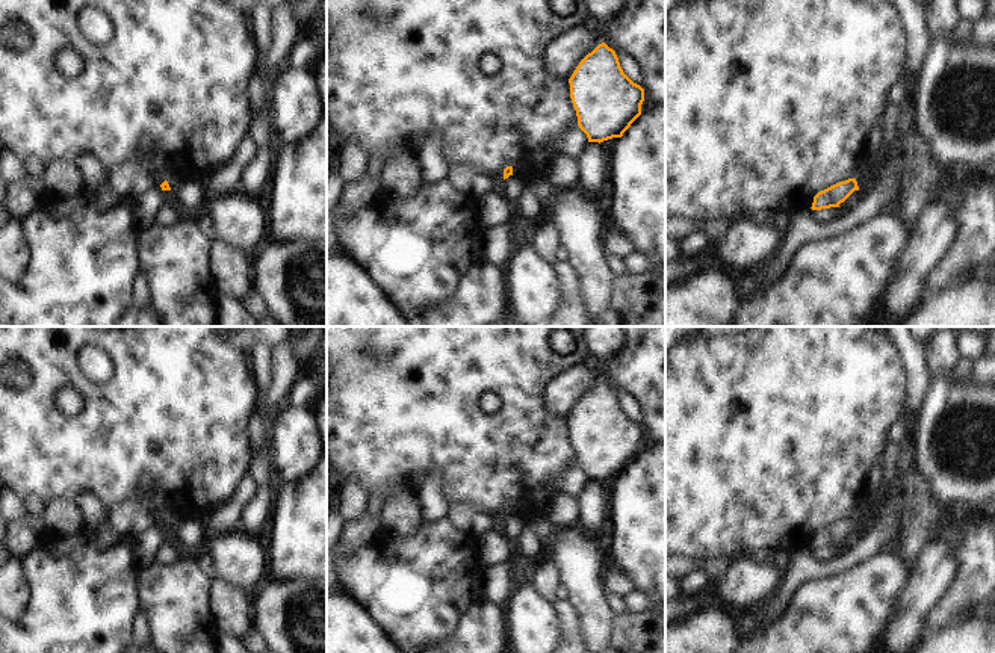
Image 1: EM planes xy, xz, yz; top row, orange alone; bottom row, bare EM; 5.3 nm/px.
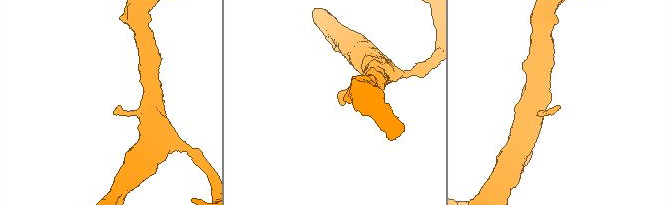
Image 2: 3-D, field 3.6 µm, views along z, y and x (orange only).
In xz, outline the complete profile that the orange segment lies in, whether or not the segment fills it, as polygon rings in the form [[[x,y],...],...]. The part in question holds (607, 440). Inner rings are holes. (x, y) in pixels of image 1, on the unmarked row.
[[[605,381],[579,401],[569,422],[578,464],[588,481],[621,476],[641,453],[644,428],[623,411]]]

